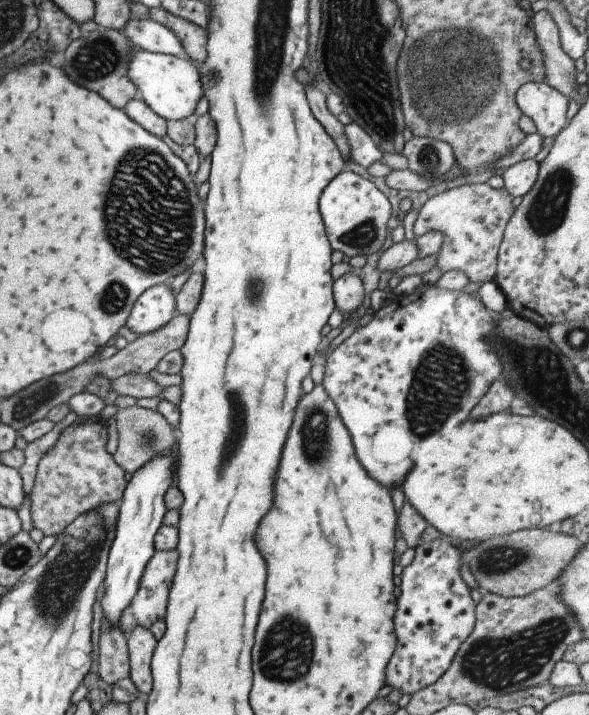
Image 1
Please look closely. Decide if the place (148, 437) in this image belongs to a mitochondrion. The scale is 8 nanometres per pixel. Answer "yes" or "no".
yes

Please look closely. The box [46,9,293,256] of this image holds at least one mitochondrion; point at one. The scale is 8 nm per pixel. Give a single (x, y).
(100, 57)

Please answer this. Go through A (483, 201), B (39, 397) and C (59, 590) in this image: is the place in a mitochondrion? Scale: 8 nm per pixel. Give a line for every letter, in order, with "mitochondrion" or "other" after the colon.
A: other
B: mitochondrion
C: mitochondrion

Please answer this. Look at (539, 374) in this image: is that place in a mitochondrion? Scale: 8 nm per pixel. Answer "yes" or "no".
yes

